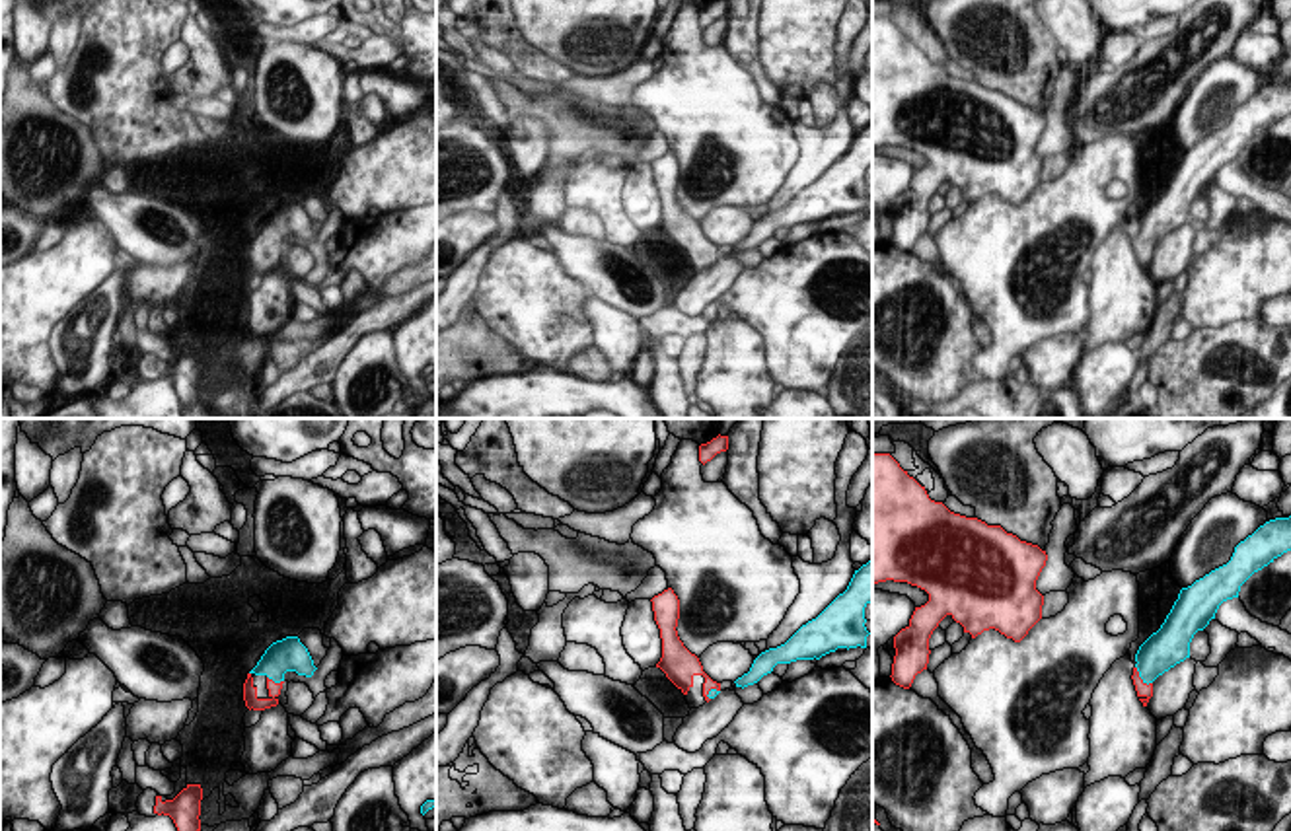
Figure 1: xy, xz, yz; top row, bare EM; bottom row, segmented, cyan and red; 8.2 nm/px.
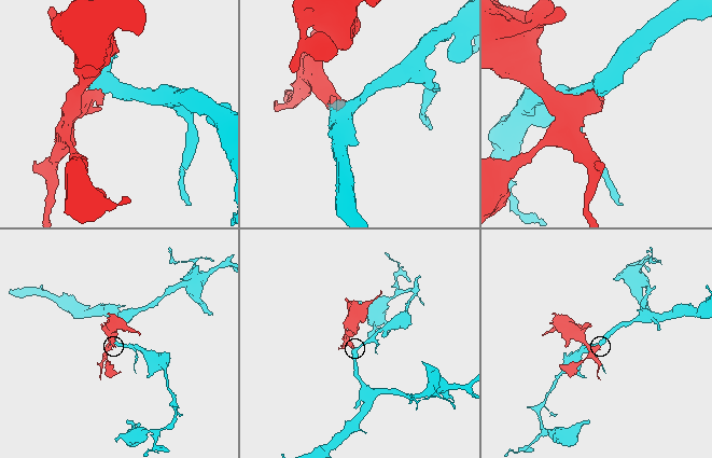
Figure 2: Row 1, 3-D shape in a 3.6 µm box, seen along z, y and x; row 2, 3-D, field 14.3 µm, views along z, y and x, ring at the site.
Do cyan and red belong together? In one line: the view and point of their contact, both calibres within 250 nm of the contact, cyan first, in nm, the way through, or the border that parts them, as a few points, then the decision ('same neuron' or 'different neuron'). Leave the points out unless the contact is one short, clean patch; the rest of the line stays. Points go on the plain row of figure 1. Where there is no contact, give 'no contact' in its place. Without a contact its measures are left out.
contact yz (1142, 242); calibres 320 and 120 nm; way yz (1157, 218), (1142, 242), (1143, 253); same neuron

